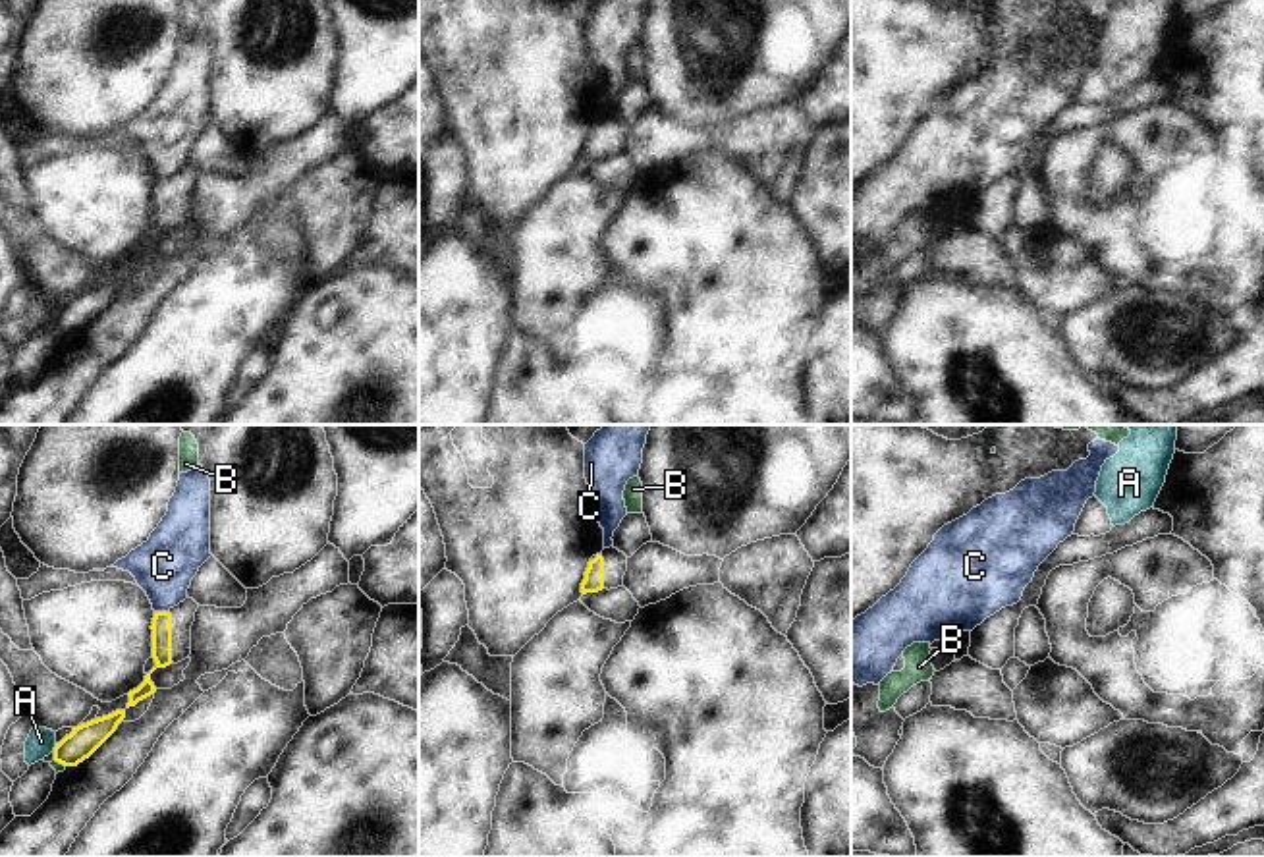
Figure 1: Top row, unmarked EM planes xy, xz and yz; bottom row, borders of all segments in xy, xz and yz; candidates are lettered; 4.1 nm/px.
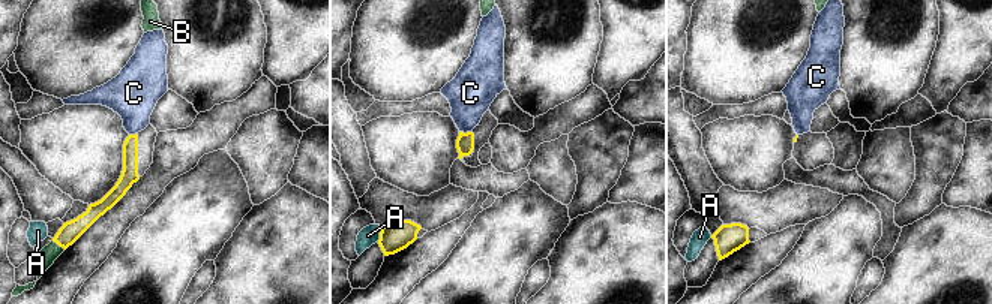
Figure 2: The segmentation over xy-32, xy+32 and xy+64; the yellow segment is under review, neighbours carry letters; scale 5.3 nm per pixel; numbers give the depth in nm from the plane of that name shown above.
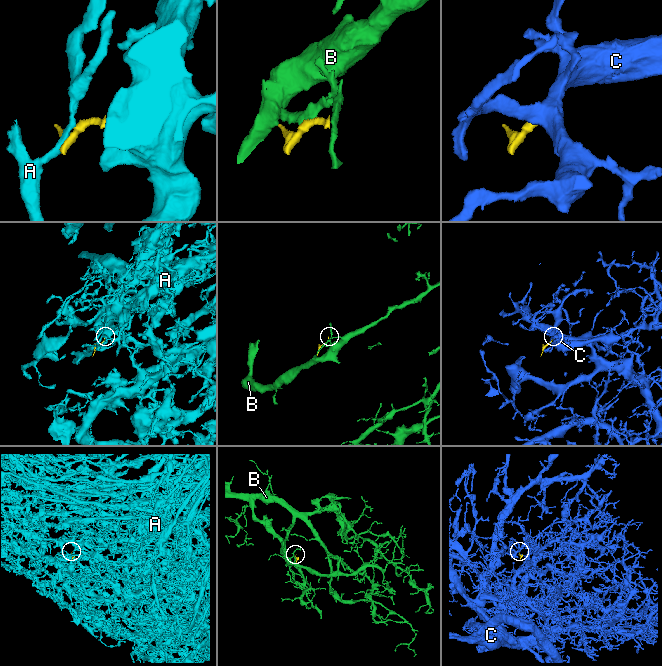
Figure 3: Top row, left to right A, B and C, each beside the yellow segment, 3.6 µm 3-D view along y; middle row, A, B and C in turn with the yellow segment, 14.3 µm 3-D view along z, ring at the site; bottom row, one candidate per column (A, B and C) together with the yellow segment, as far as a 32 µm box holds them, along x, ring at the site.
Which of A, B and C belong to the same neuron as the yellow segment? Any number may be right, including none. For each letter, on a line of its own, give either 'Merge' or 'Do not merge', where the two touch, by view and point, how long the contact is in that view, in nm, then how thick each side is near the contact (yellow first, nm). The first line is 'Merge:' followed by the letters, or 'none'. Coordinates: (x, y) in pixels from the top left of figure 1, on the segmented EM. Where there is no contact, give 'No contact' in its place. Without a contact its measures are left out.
Merge: none
A: Do not merge. Touches yellow at xy (54, 747). Shared border 40 nm. Thickness 120 nm (yellow) against 120 nm
B: Do not merge. Touches yellow at xy (60, 763). Shared border 60 nm. Thickness 120 nm (yellow) against 40 nm
C: Do not merge. Touches yellow at xy (161, 612). Shared border 60 nm. Thickness 80 nm (yellow) against 260 nm

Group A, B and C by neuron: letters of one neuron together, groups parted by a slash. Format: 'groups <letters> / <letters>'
groups A / B / C

